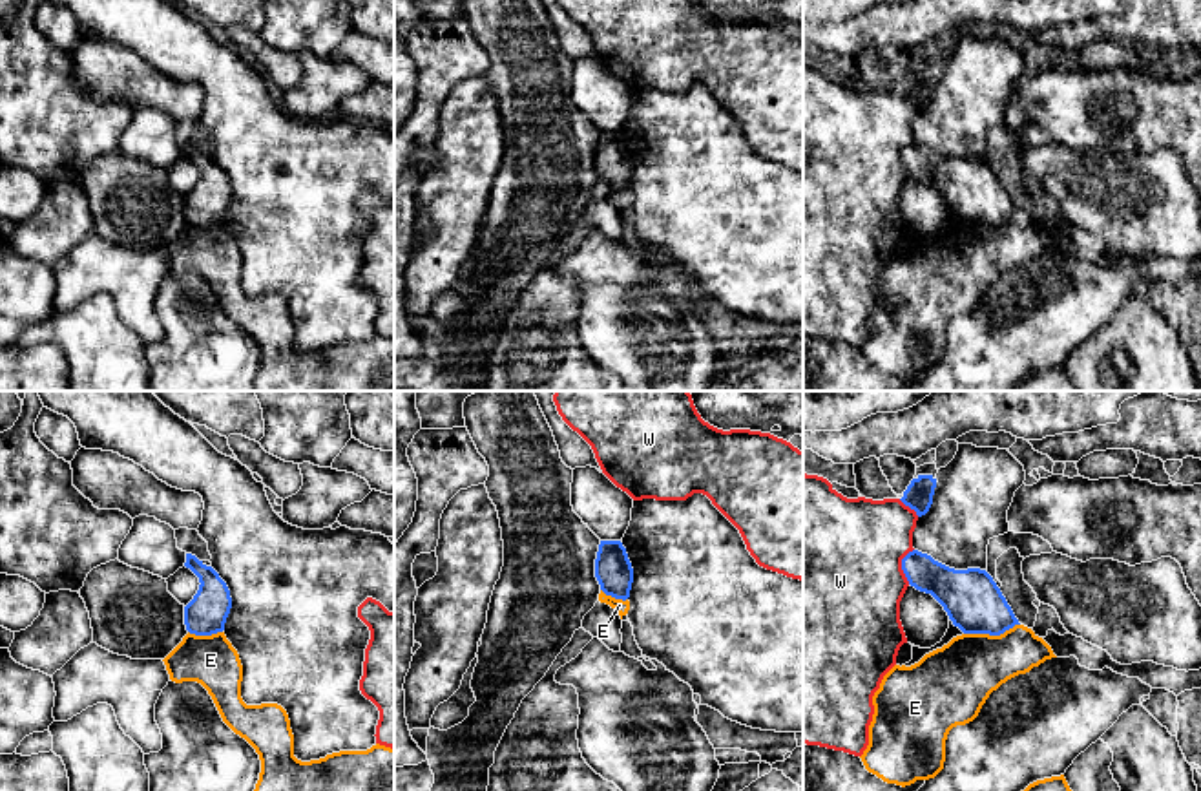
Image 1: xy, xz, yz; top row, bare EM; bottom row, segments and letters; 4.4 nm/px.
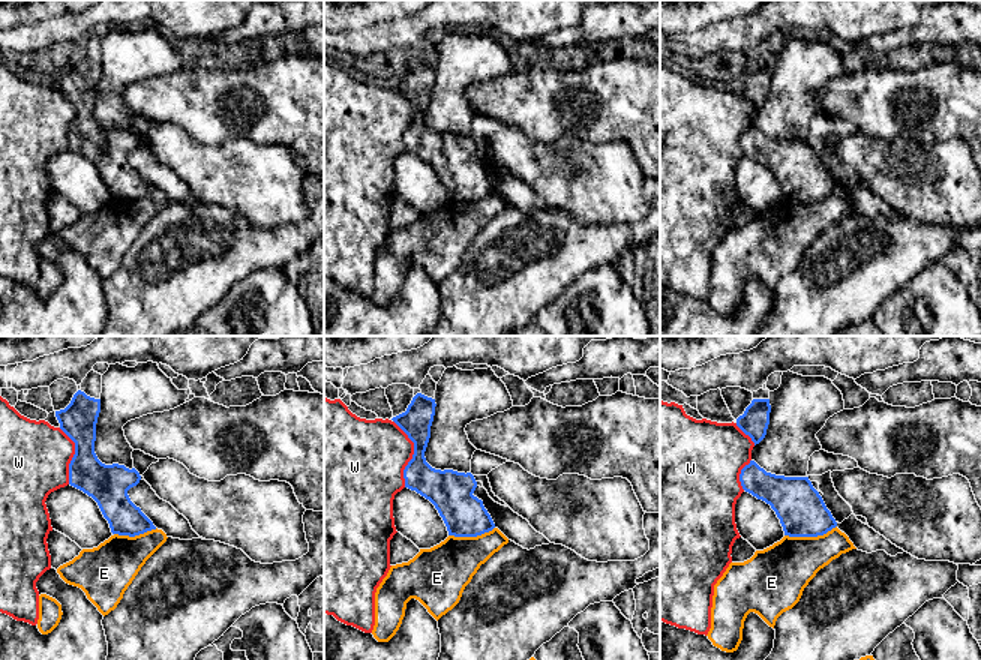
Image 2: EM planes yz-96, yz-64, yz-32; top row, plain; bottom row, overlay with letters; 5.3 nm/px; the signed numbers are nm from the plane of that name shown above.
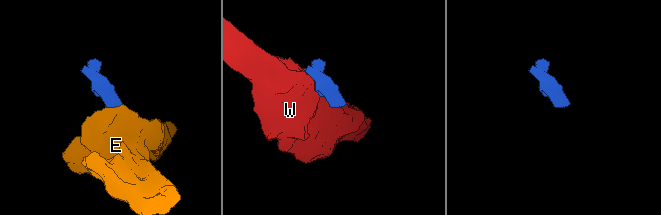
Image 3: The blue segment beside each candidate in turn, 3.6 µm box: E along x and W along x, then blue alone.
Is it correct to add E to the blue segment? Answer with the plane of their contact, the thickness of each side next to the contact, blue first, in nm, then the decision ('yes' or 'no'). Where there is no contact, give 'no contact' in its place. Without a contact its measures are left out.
contact in yz; calibres 260 and 300 nm; no

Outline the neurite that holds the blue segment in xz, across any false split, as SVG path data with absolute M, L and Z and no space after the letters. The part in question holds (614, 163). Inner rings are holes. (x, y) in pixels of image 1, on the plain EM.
M600 132L595 168L606 186L626 192L633 174L633 159L621 132Z

